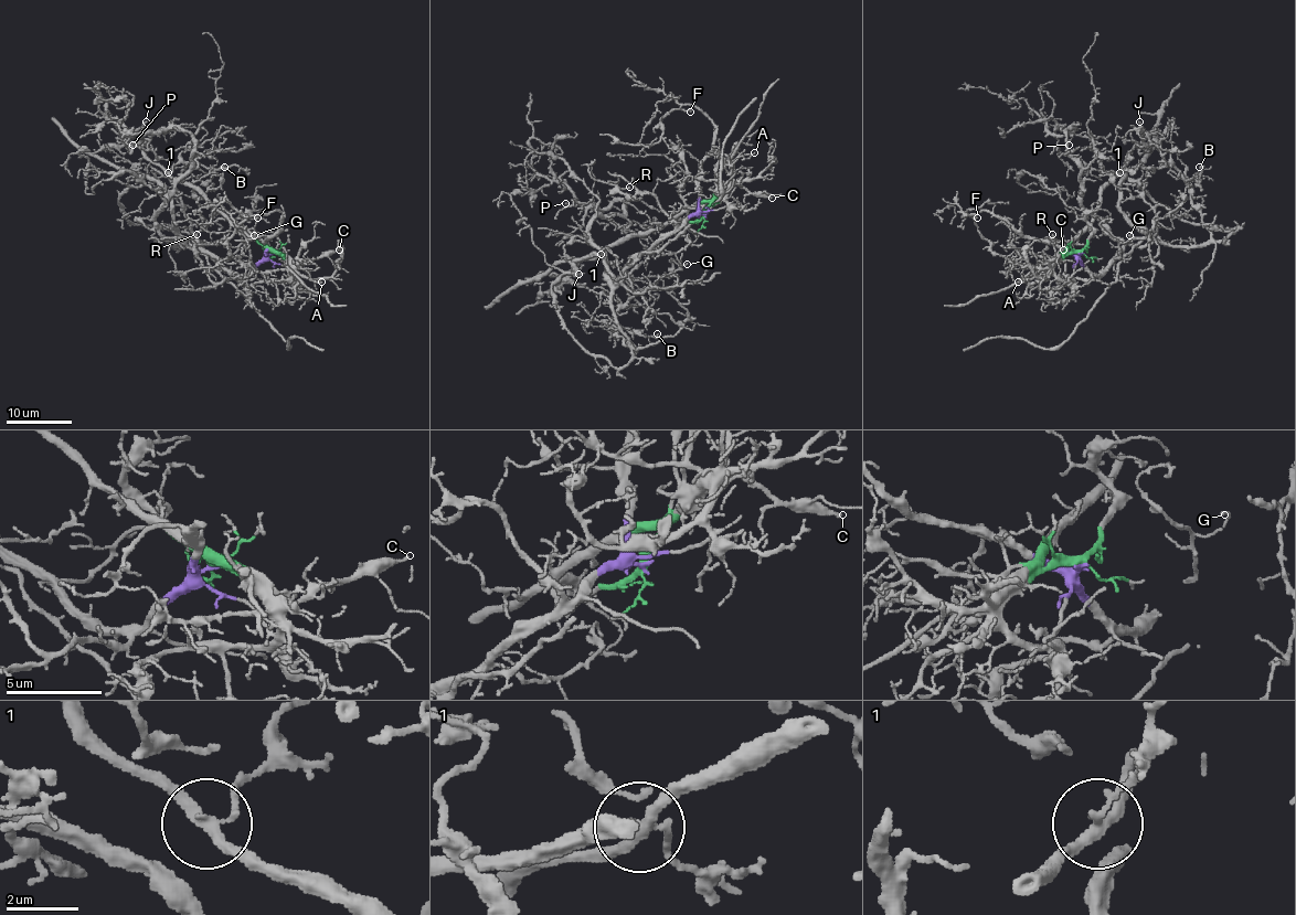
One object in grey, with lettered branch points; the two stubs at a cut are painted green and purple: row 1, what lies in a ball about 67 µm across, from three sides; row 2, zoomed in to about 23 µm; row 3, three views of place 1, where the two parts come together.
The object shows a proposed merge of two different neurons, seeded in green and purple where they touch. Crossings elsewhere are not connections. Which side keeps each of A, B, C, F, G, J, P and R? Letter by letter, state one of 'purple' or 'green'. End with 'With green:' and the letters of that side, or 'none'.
A: green
B: purple
C: green
F: purple
G: purple
J: green
P: purple
R: purple
With green: A, C, J

